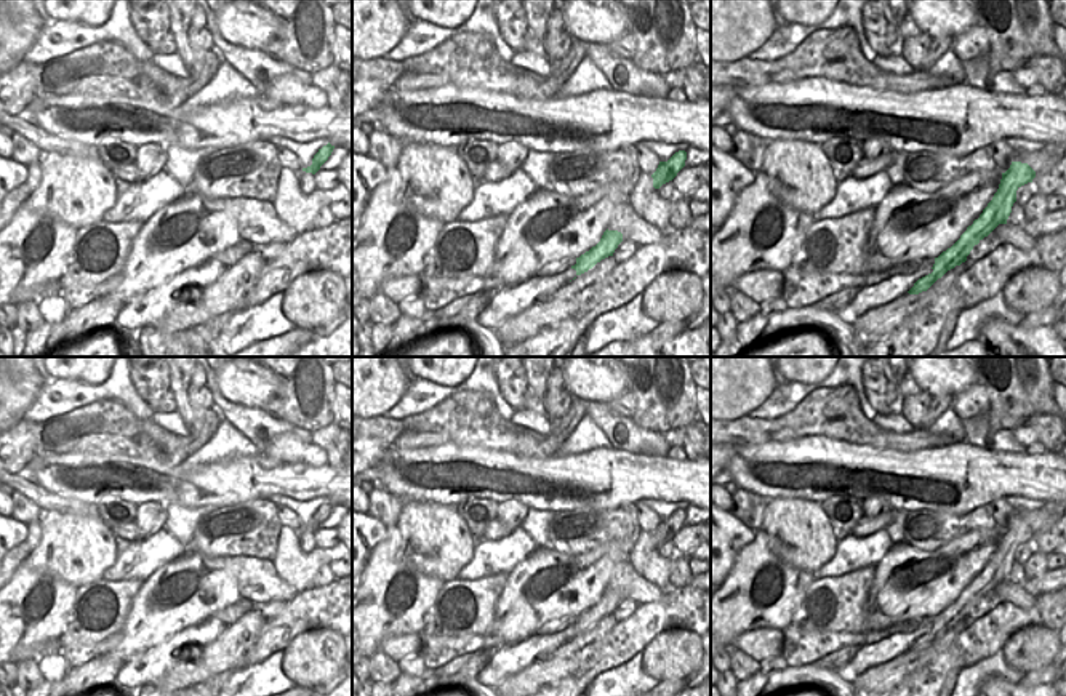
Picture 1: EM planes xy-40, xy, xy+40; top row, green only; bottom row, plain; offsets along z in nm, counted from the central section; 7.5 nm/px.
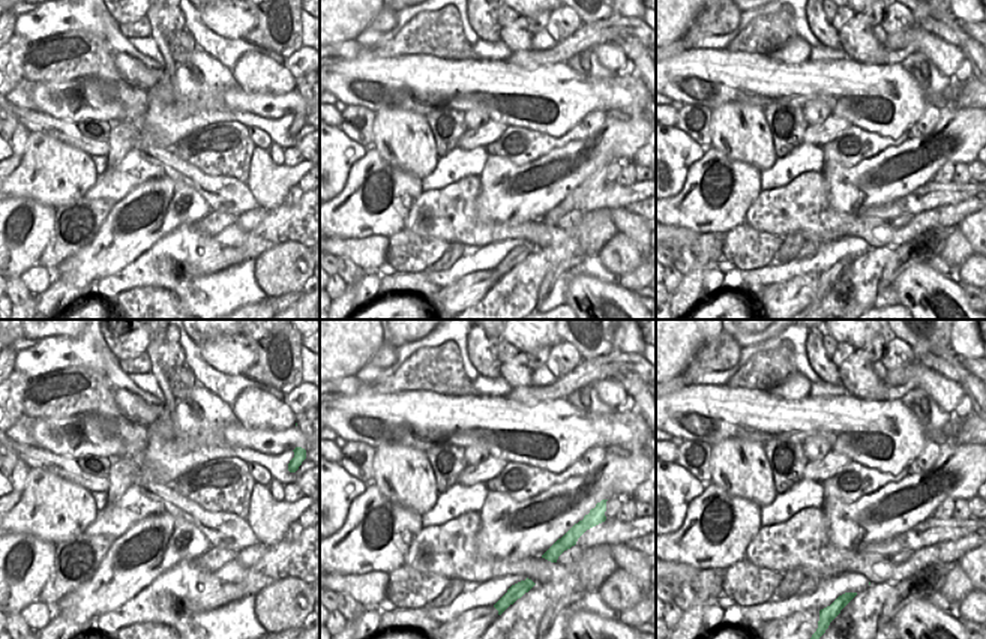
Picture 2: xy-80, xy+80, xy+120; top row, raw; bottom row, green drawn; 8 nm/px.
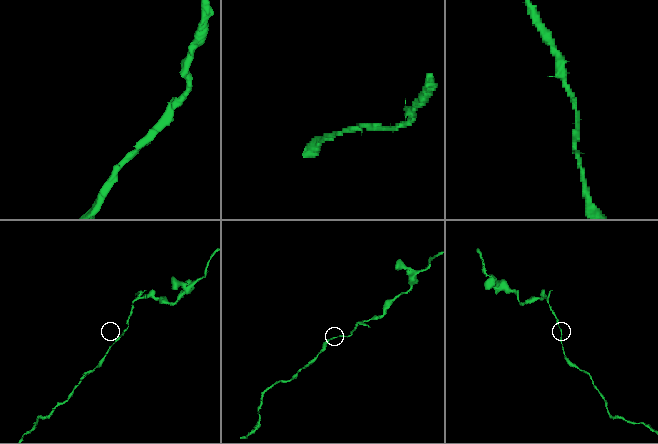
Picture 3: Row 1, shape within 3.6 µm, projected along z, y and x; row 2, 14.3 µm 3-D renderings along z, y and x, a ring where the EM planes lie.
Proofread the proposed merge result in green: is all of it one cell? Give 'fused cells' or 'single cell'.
single cell

